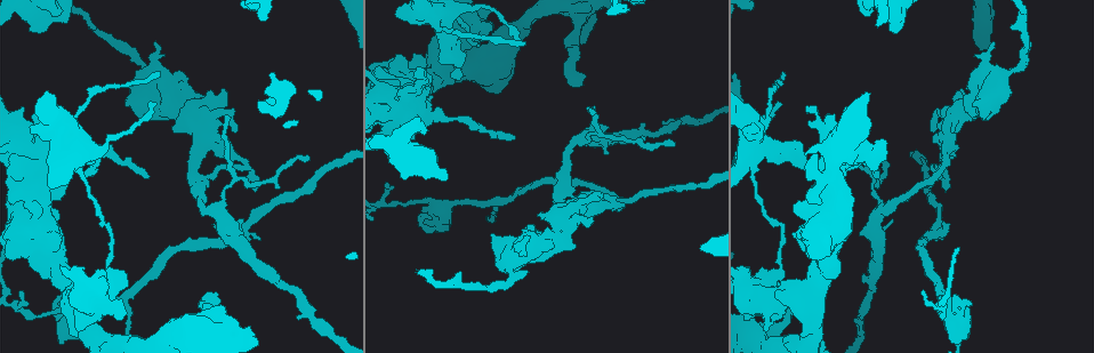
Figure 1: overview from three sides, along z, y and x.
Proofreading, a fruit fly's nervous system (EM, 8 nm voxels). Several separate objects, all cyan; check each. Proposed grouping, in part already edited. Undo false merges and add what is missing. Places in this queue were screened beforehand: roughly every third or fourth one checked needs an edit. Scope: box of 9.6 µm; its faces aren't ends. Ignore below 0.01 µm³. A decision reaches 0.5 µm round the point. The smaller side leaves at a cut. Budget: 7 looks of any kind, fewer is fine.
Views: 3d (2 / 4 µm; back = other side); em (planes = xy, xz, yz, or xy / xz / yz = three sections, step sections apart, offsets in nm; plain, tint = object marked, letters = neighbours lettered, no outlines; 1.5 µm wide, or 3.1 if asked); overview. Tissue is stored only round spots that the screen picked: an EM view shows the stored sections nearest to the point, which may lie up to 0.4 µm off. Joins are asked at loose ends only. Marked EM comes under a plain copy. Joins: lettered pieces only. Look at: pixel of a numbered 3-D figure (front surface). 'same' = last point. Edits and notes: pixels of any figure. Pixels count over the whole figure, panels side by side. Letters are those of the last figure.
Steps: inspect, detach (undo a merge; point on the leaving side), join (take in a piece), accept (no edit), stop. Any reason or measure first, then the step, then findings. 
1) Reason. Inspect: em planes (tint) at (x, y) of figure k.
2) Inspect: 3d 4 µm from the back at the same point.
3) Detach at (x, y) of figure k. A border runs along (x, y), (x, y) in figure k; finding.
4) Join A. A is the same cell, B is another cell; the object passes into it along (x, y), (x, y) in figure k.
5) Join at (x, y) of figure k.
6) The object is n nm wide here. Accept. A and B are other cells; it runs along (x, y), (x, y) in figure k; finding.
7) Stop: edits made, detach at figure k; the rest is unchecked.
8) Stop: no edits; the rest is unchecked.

Thick turns thin. Inspect: em planes (letters) at (778, 270) of figure 1.

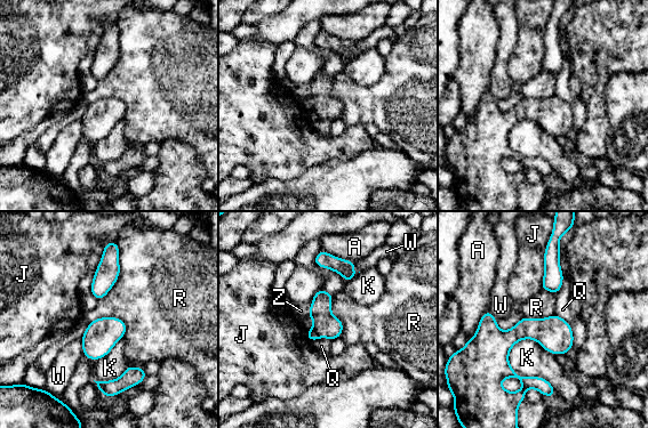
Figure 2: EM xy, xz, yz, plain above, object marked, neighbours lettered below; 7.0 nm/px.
The object is 180 nm wide here; the longest contact is with K, 460 nm. Detach at (311, 334) of figure 2. A, J, K, Q, R, W and Z are other cells; two cells meet here.

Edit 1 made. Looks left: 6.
Redraw. Inspect: overview.

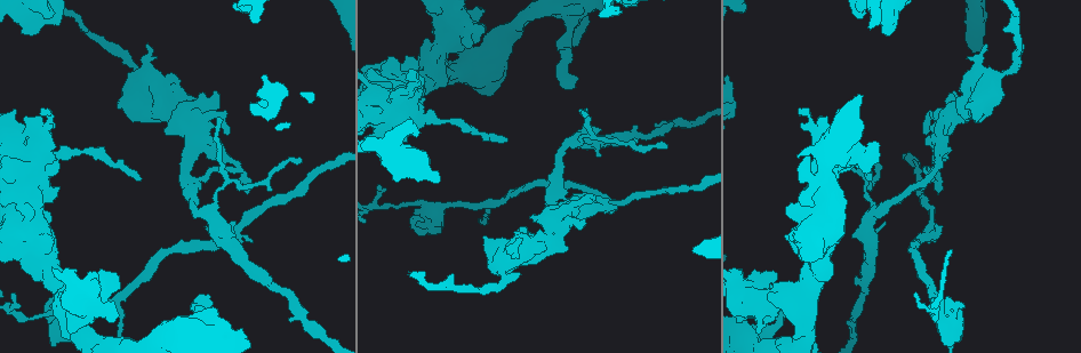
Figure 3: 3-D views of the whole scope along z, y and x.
Long arm stops here. Inspect: 3d 2 µm from the back at (867, 178) of figure 3.

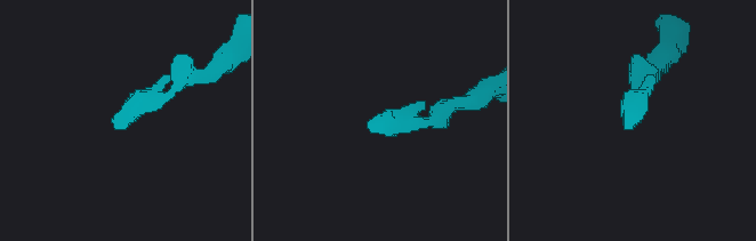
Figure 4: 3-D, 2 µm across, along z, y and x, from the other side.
Now the EM. Inspect: em planes (letters) at (368, 124) of figure 4.

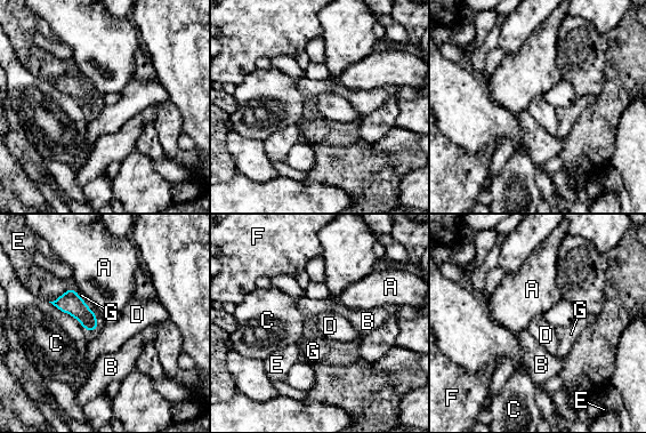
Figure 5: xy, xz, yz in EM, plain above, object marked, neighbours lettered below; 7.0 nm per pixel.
The object is 130 nm wide here. Accept. A, B, C, D, E, F and G are other cells; a border runs along (98, 328), (95, 333) in figure 5; no lettered piece goes on from it.

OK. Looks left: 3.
Sharp bend. Inspect: 3d 2 µm at (185, 168) of figure 3.

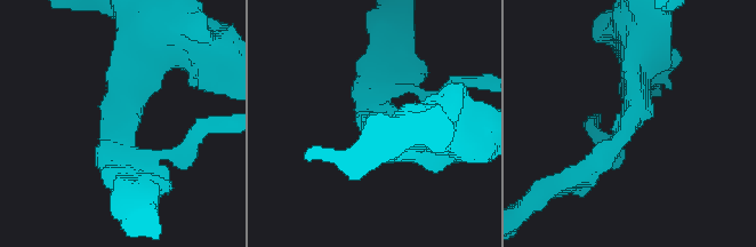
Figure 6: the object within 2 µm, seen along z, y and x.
Now the EM. Inspect: em planes (letters) at (634, 116) of figure 6.

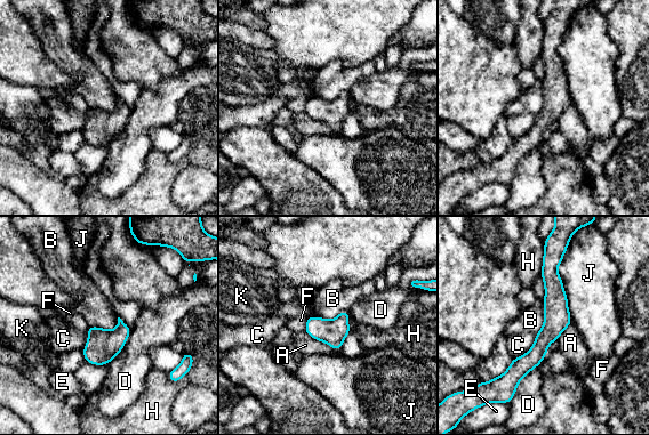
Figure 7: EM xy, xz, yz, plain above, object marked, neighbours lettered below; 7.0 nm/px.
The longest contact is with J, 550 nm. Accept. A, B, C, D, E, F, H, J and K are other cells; one cell here.

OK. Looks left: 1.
Stop: edits made, detach at figure 2; the rest is unchecked.

